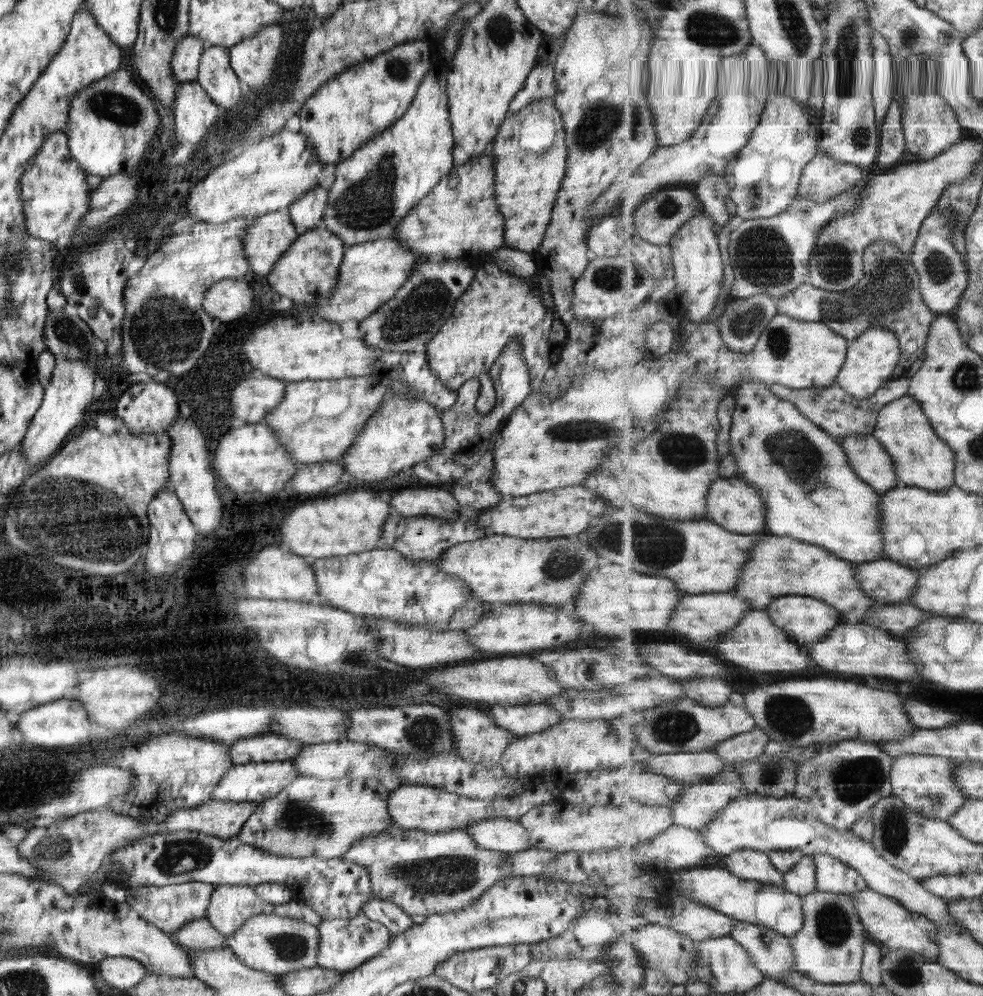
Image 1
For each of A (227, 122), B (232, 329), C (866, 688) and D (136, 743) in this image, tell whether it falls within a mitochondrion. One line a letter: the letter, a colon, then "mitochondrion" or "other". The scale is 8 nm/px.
A: other
B: other
C: other
D: other

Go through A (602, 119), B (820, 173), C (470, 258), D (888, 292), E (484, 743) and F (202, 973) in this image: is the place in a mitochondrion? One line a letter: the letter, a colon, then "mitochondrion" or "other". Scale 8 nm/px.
A: mitochondrion
B: other
C: other
D: mitochondrion
E: other
F: other

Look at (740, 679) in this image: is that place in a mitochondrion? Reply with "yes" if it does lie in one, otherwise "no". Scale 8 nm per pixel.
no

